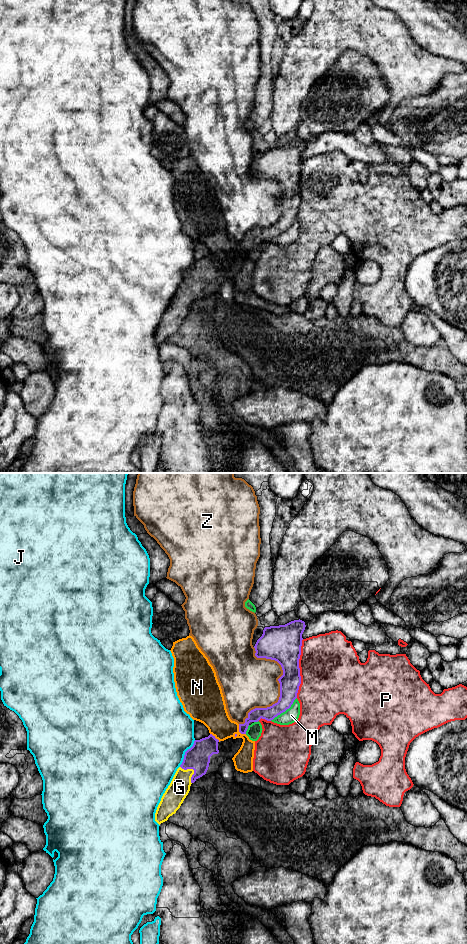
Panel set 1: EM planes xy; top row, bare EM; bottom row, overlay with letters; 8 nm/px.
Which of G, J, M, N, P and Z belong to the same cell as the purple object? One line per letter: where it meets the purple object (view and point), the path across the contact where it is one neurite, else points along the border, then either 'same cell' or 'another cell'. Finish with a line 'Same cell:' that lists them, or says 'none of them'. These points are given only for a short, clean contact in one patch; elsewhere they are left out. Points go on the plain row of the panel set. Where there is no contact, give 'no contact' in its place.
G: meets purple in xy at (193, 289); same cell
J: meets purple in xy at (185, 273); another cell
M: meets purple in xy at (284, 231); another cell
N: meets purple in xy at (239, 251); another cell
P: meets purple in xy at (299, 188); another cell
Z: meets purple in xy at (280, 208); another cell
Same cell: G

